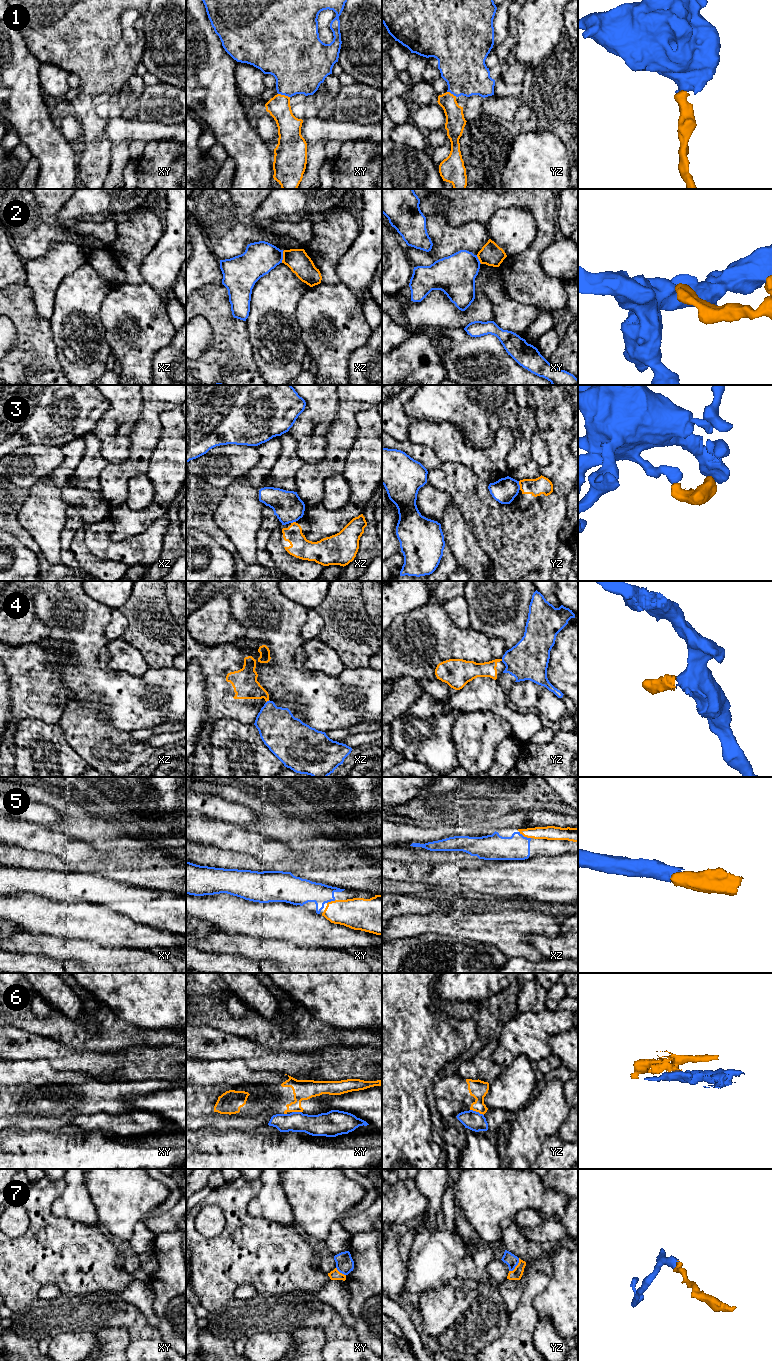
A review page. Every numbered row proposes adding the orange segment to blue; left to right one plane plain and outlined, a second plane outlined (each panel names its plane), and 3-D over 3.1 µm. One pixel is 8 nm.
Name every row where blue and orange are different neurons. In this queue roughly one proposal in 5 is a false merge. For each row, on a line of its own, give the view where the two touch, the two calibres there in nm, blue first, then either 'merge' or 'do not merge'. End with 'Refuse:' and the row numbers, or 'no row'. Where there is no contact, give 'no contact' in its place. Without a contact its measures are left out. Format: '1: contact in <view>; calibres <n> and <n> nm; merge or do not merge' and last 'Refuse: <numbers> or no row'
1: contact in xy; calibres 420 and 180 nm; merge
2: contact in xz; calibres 260 and 180 nm; do not merge
3: contact in yz; calibres 200 and 140 nm; do not merge
4: contact in xz; calibres 320 and 200 nm; do not merge
5: contact in xz; calibres 200 and 110 nm; merge
6: contact in yz; calibres 150 and 150 nm; do not merge
7: contact in yz; calibres 100 and 90 nm; merge
Refuse: 2, 3, 4, 6

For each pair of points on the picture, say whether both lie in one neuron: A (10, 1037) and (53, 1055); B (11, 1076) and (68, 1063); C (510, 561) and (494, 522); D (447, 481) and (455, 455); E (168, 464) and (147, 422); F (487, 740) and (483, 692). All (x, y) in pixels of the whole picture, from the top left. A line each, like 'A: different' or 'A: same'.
A: same
B: different
C: same
D: different
E: different
F: different

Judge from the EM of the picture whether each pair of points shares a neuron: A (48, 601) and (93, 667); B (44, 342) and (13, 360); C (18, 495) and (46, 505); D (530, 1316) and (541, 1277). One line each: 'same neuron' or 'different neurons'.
A: same neuron
B: same neuron
C: different neurons
D: same neuron

